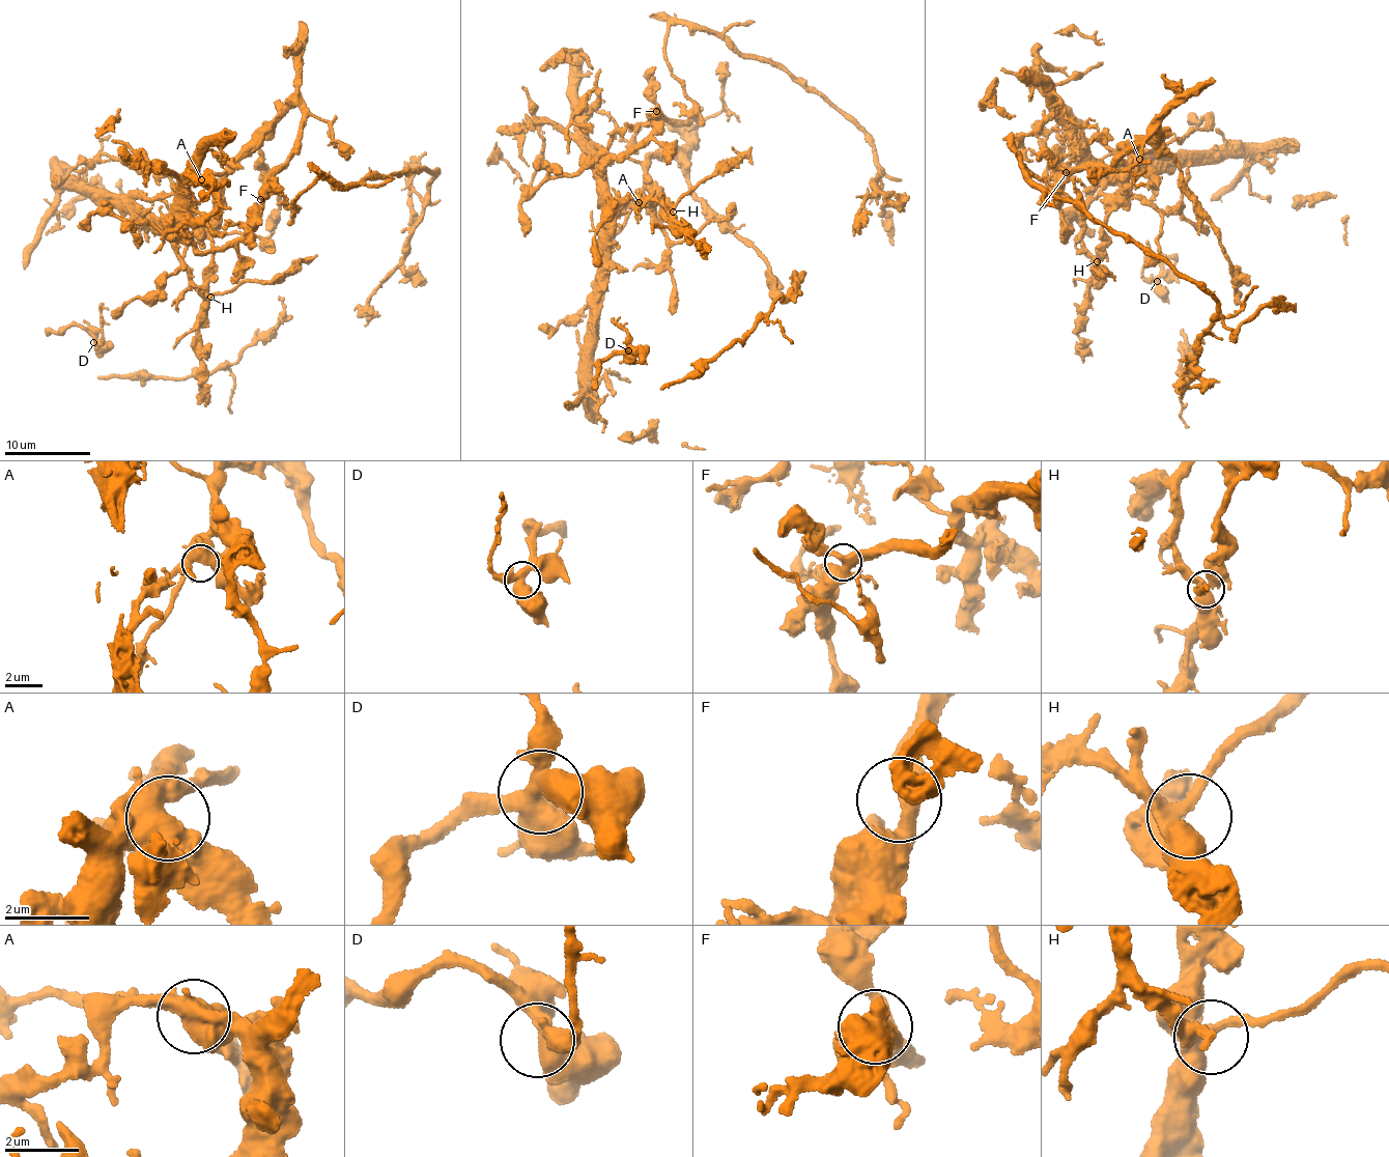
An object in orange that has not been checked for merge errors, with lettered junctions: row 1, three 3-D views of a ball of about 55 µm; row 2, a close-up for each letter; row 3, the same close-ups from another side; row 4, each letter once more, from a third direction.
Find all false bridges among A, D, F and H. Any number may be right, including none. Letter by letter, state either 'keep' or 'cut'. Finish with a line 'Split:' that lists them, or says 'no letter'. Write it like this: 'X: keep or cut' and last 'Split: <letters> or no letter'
A: keep
D: keep
F: keep
H: keep
Split: no letter

